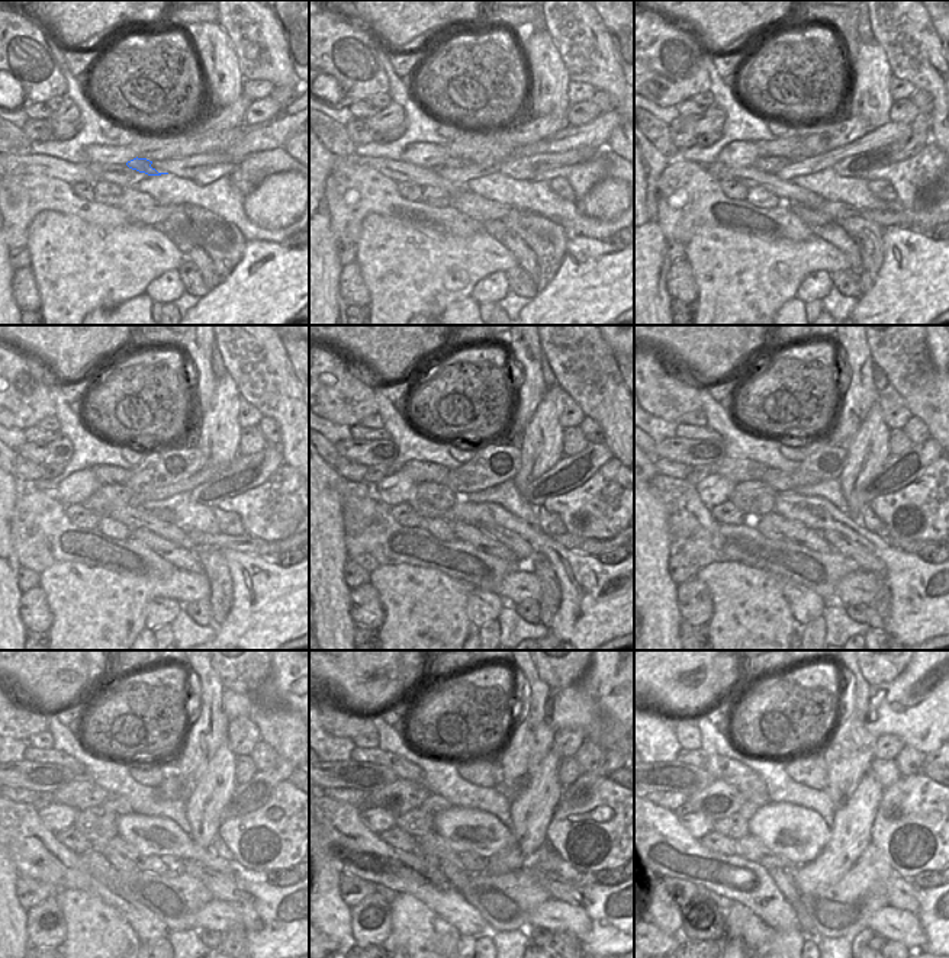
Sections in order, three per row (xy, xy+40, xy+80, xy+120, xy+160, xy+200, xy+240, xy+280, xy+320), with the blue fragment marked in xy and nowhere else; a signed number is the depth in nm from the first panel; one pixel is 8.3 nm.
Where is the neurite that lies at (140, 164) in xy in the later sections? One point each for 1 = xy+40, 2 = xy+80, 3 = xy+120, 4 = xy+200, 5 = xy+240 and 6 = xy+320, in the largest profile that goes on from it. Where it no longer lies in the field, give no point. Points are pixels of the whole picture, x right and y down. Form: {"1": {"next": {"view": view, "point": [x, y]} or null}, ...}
{"1": {"next": {"view": "xy+40", "point": [453, 163]}}, "2": {"next": {"view": "xy+80", "point": [766, 164]}}, "3": {"next": {"view": "xy+120", "point": [109, 494]}}, "4": {"next": {"view": "xy+200", "point": [755, 498]}}, "5": {"next": {"view": "xy+240", "point": [99, 825]}}, "6": {"next": {"view": "xy+320", "point": [736, 826]}}}

